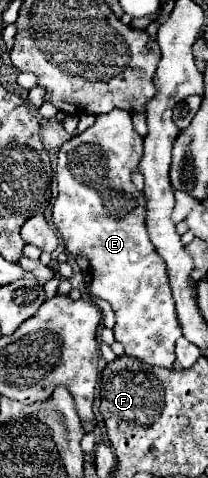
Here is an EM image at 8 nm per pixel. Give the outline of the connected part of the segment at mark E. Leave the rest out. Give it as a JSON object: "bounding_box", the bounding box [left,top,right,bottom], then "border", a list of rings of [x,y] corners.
{"bounding_box":[52,109,182,367],"border":[[[114,109],[106,115],[98,115],[90,129],[66,141],[58,153],[58,197],[52,207],[52,223],[60,231],[66,251],[90,259],[94,277],[92,293],[112,305],[116,313],[114,337],[124,345],[126,355],[136,357],[148,365],[170,367],[176,361],[174,343],[178,337],[182,337],[182,329],[176,317],[170,283],[166,281],[166,265],[162,265],[162,257],[158,257],[146,231],[146,197],[130,181],[130,175],[138,169],[140,159],[142,137],[134,131],[130,113]]]}

